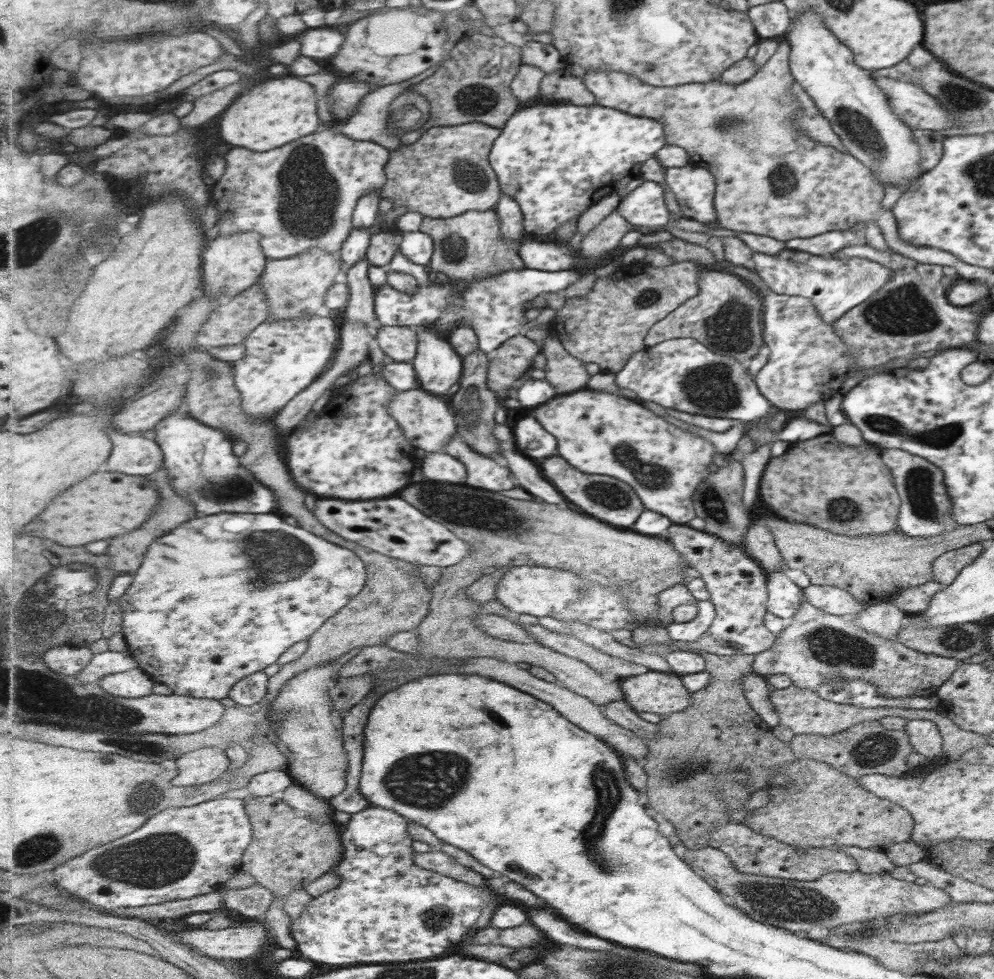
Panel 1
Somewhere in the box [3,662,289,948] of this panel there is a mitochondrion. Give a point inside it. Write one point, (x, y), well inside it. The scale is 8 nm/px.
(163, 861)

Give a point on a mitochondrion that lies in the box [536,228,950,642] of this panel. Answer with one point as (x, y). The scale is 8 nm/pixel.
(902, 311)

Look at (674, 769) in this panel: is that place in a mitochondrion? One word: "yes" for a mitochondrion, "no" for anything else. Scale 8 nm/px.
yes

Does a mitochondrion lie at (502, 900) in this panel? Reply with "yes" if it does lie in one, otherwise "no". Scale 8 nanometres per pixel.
no

